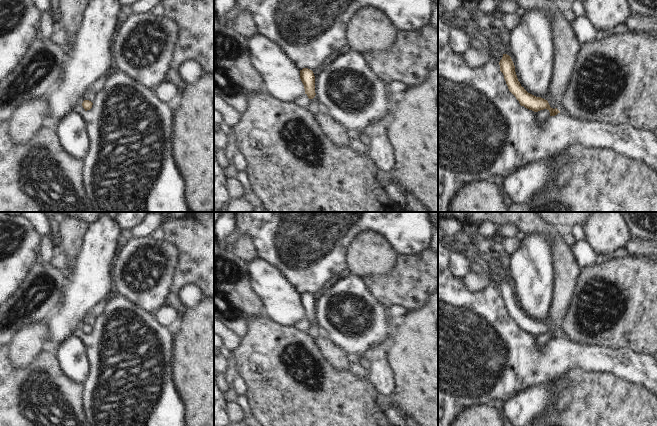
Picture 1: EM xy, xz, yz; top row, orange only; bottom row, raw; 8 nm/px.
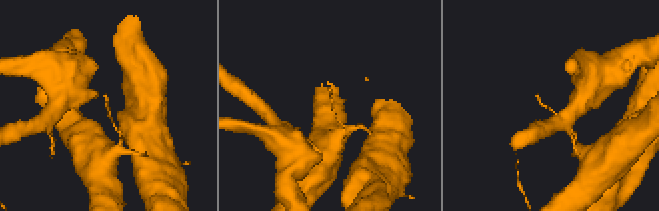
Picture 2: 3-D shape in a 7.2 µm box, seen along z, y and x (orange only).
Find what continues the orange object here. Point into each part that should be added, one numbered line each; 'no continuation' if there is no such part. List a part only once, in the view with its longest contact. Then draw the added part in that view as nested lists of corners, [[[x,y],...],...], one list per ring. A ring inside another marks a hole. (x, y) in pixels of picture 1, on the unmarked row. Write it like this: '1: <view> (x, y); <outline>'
no continuation

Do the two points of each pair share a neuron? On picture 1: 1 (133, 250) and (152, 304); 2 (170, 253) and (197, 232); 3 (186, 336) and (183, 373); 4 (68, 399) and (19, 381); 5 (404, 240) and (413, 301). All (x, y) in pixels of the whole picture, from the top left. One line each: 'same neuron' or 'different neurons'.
1: same neuron
2: different neurons
3: same neuron
4: same neuron
5: different neurons

